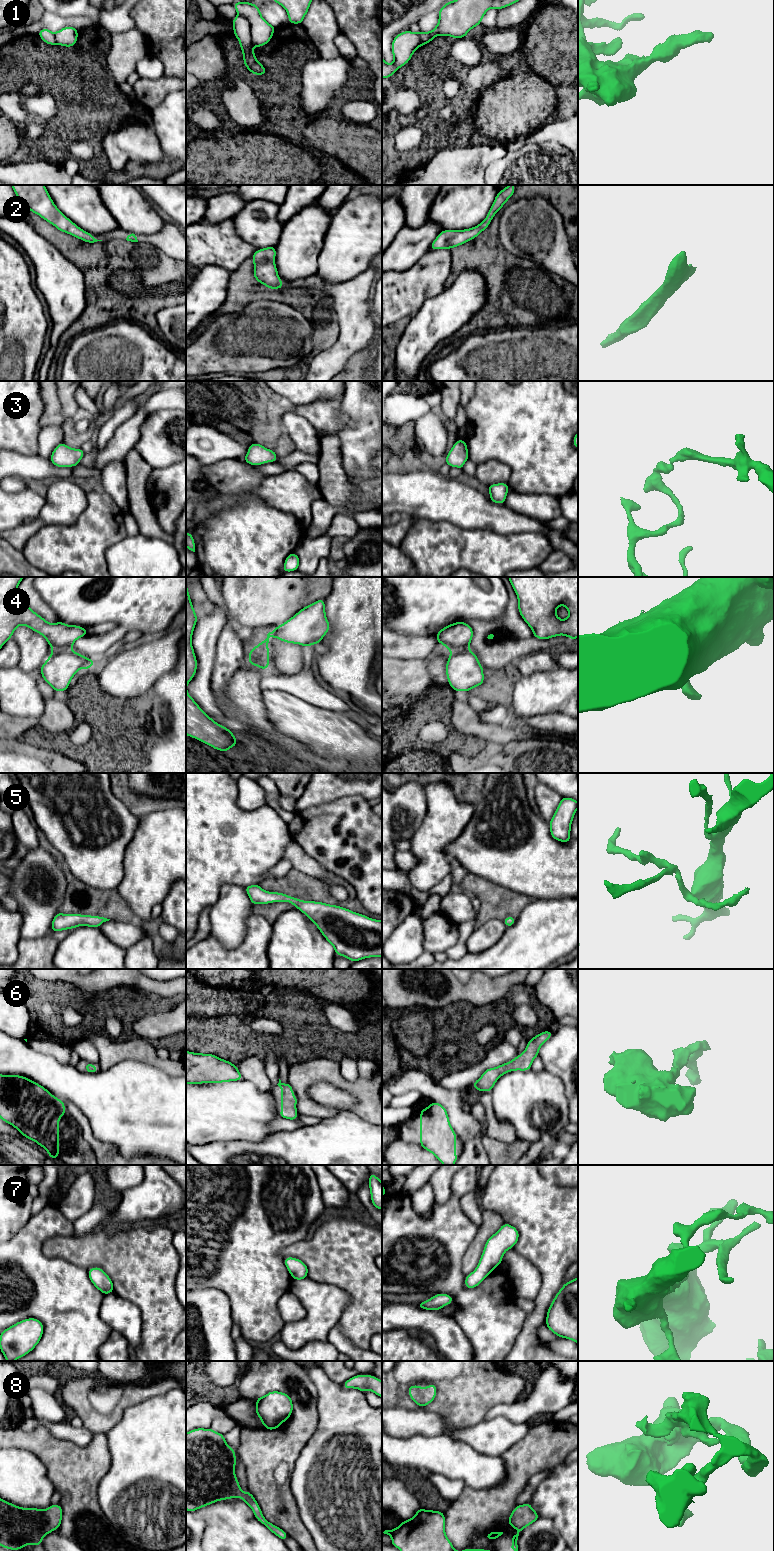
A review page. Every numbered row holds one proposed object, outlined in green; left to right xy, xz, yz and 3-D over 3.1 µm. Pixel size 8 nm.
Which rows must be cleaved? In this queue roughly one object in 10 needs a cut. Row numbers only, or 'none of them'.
4

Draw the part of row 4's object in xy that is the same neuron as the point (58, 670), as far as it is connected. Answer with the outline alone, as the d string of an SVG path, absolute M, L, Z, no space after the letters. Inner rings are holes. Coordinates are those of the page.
M71 649L53 650L39 670L42 678L57 693L68 690L76 672L81 668L84 670L91 668L95 661Z

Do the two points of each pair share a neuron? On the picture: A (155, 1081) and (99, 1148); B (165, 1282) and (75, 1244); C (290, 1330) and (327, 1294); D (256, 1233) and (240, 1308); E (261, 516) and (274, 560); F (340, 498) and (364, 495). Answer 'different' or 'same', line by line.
A: different
B: same
C: same
D: same
E: same
F: different

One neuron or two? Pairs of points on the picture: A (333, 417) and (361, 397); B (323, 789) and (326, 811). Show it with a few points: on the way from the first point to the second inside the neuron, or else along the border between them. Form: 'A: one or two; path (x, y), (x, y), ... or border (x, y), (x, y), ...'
A: two; border (341, 397), (341, 411), (353, 425), (336, 434)
B: two; border (347, 796), (310, 806), (303, 810)

